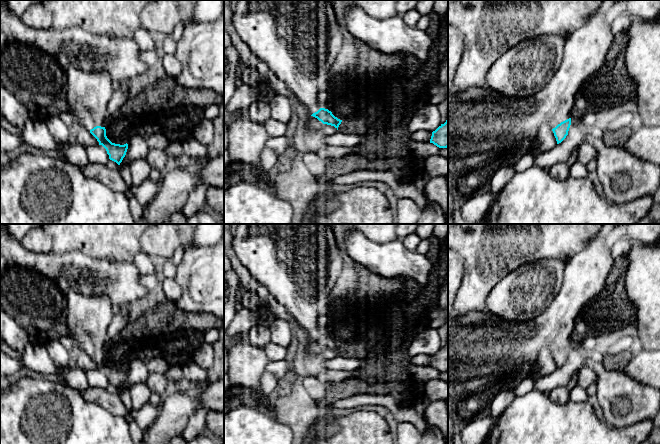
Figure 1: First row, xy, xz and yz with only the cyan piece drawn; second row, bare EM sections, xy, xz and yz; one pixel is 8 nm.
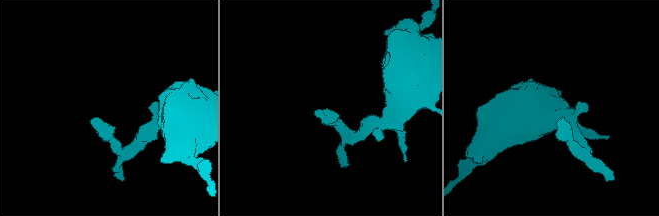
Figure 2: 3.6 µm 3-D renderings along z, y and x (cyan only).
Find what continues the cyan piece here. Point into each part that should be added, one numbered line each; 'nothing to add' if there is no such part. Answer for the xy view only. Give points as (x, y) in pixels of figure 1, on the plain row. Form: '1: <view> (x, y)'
1: xy (87, 318)

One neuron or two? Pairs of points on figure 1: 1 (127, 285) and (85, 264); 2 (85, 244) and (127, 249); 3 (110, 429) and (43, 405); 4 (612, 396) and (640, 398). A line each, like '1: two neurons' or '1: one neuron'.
1: one neuron
2: one neuron
3: one neuron
4: one neuron

